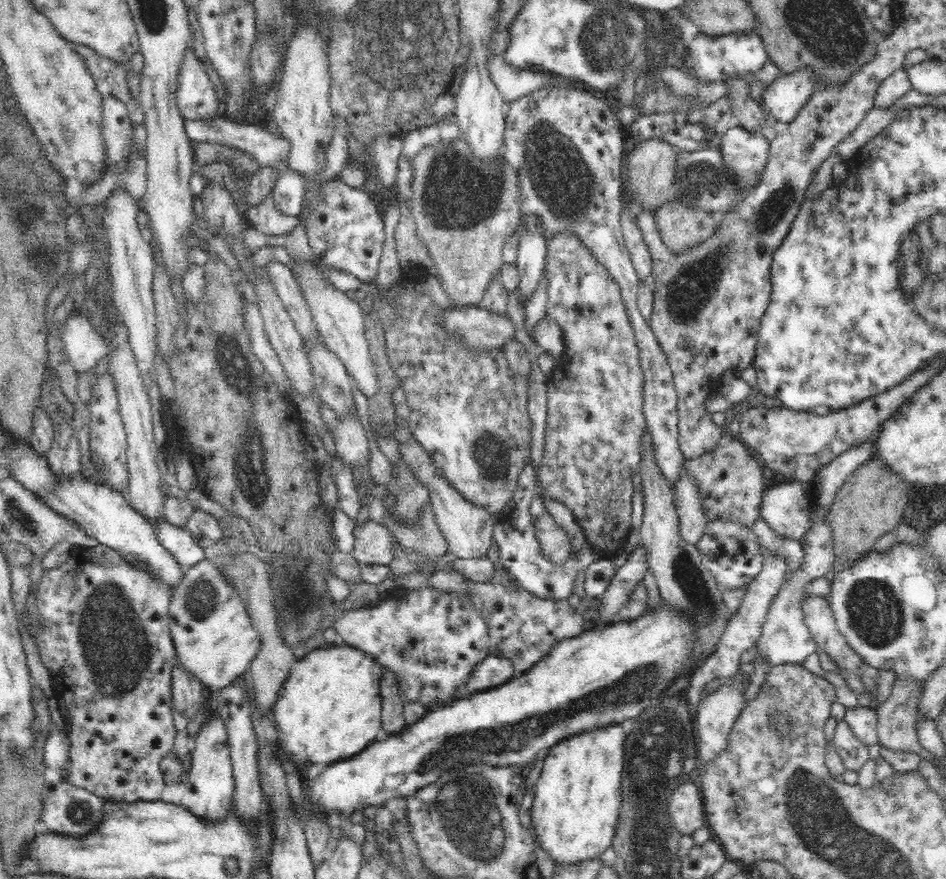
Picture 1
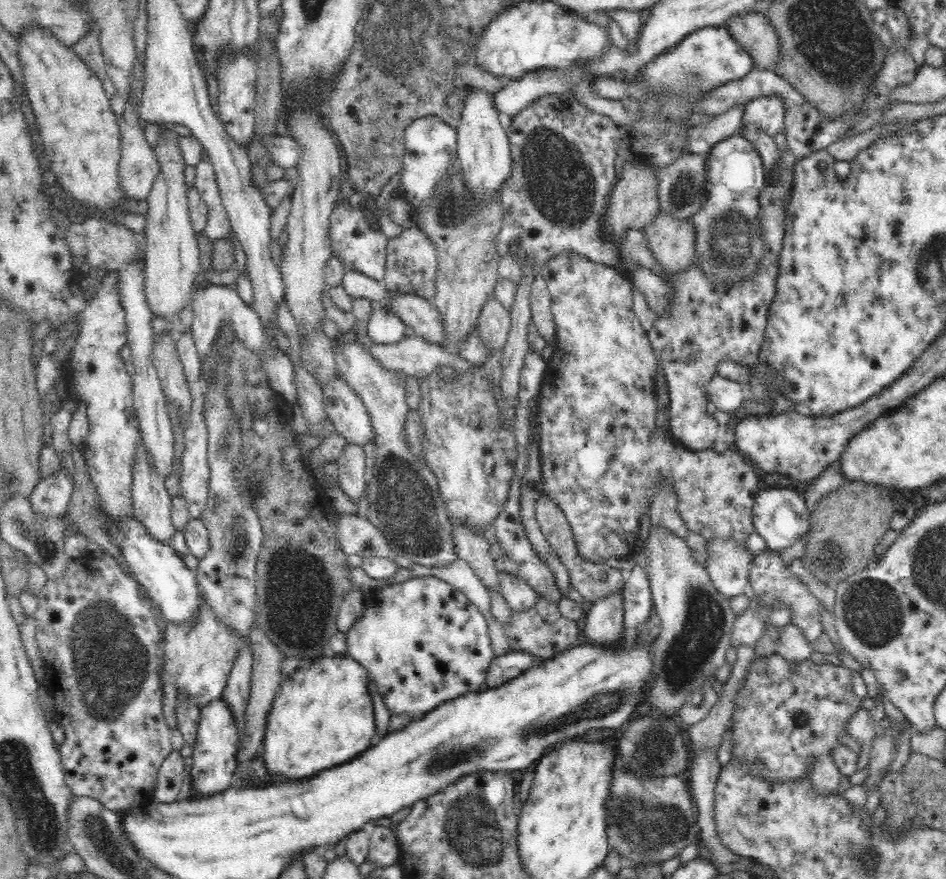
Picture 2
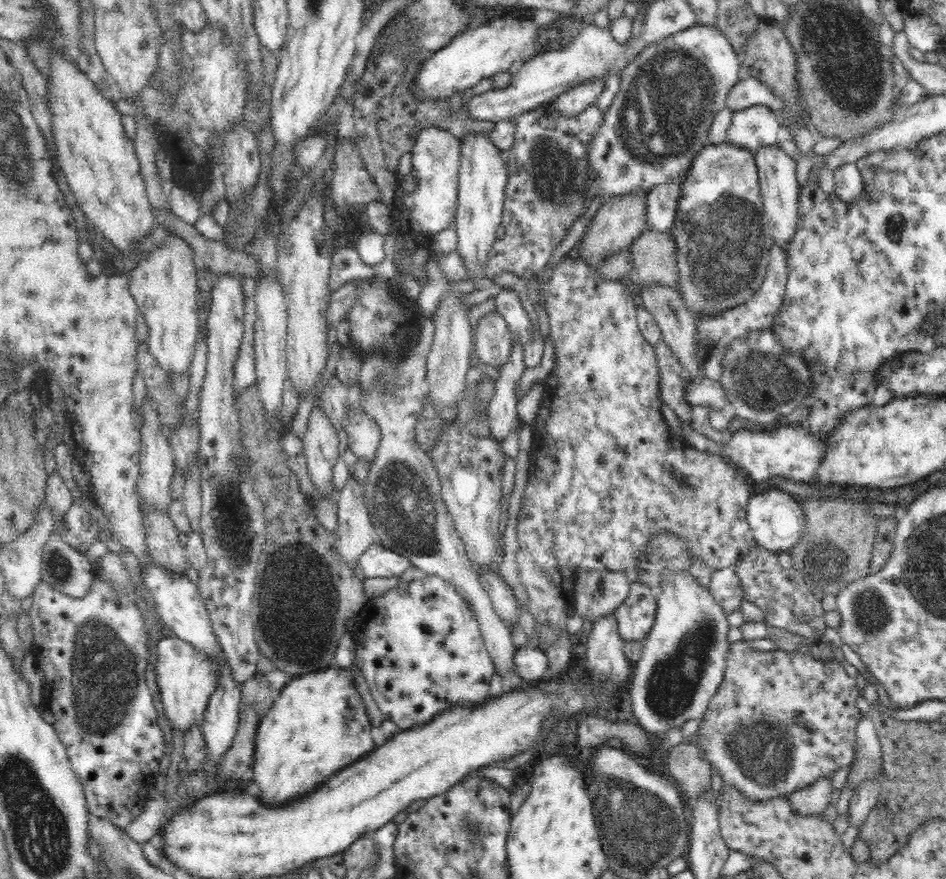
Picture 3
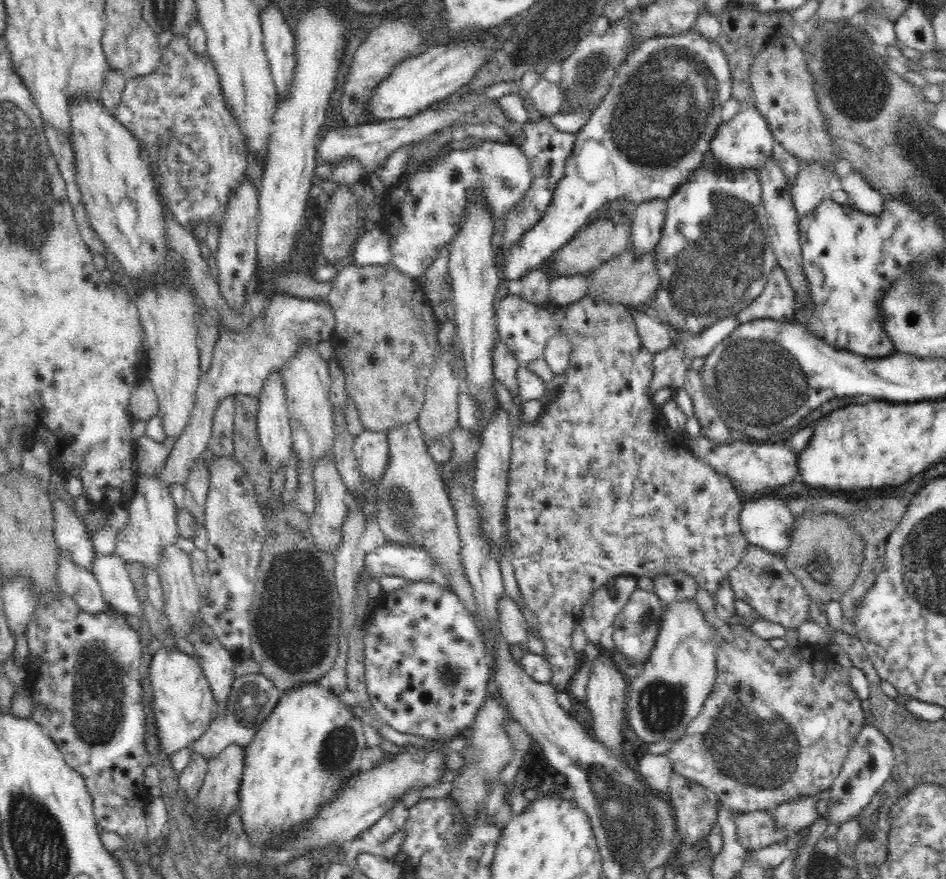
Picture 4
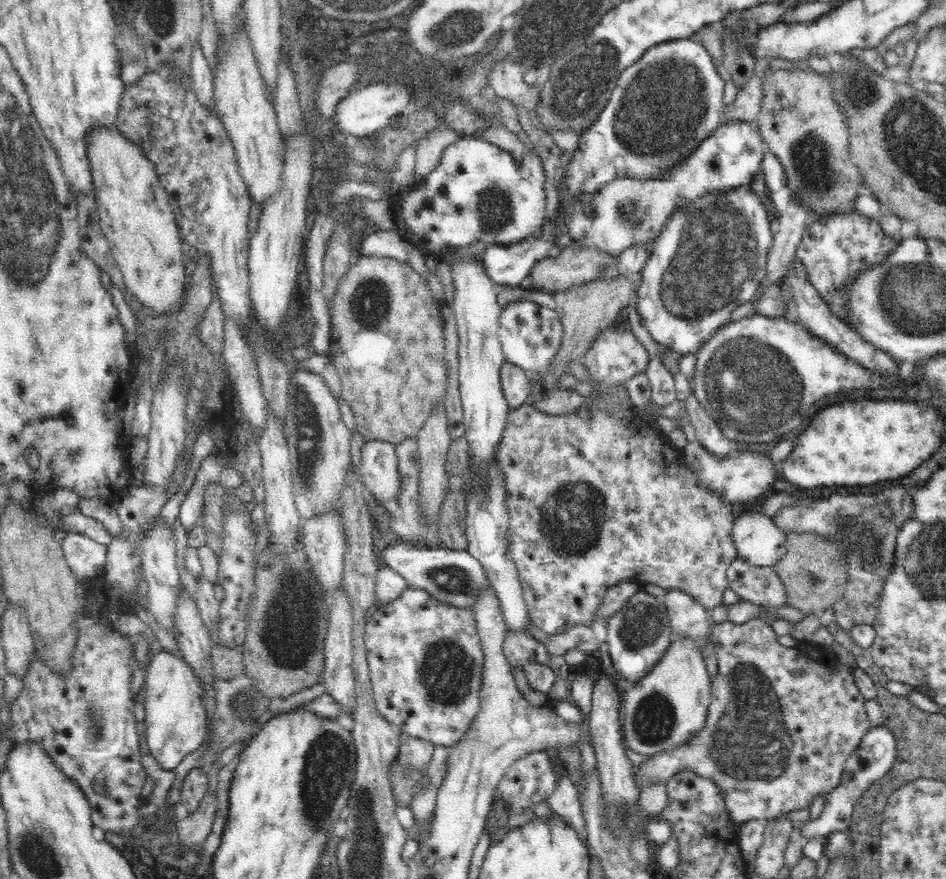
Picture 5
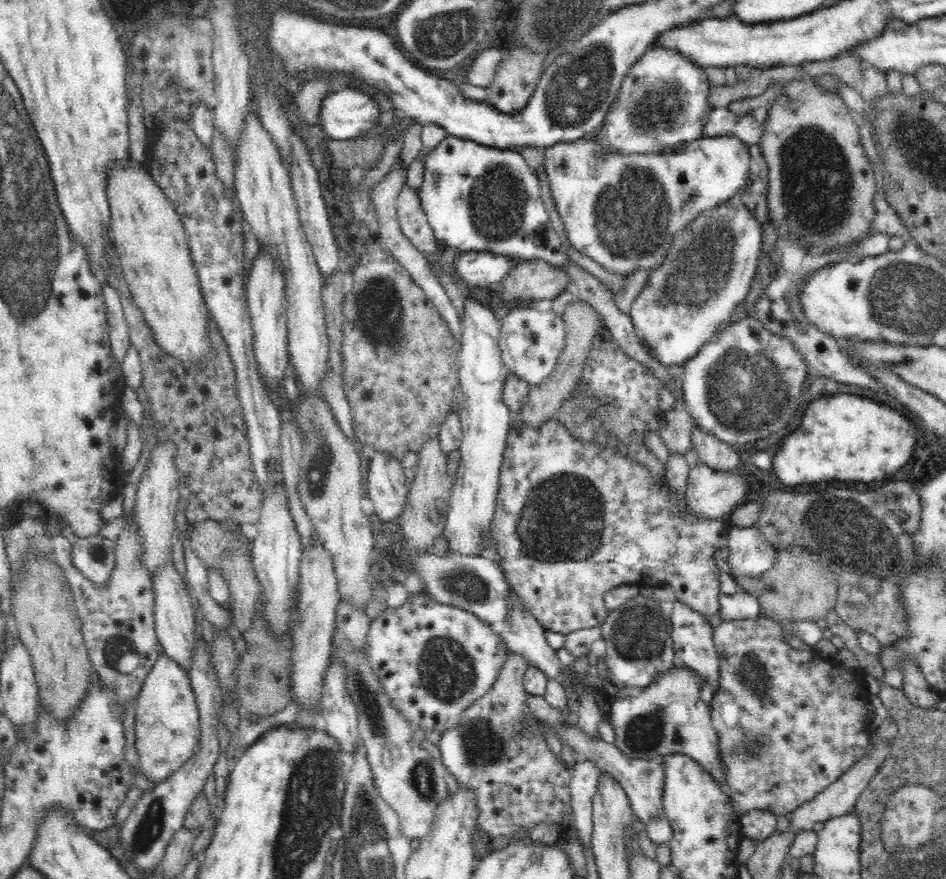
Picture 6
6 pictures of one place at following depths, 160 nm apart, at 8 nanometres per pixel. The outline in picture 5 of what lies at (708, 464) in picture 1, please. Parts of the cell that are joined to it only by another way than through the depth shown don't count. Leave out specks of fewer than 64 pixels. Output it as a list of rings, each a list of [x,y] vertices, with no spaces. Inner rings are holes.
[[[617,320],[600,328],[594,334],[594,340],[590,342],[590,346],[586,346],[580,361],[586,367],[586,381],[592,385],[592,394],[584,397],[584,402],[578,408],[566,410],[560,414],[540,413],[524,402],[516,408],[509,407],[499,443],[500,468],[504,475],[504,481],[506,481],[506,493],[508,493],[506,501],[508,501],[510,510],[510,551],[512,551],[517,567],[518,581],[522,587],[522,599],[524,599],[529,619],[539,630],[551,636],[563,634],[578,624],[591,626],[593,623],[592,614],[594,614],[598,602],[610,586],[618,584],[621,580],[636,581],[641,585],[654,583],[664,589],[683,588],[690,591],[690,594],[707,610],[712,610],[715,606],[723,604],[722,595],[729,588],[727,571],[732,566],[732,562],[739,558],[738,546],[736,546],[733,537],[734,524],[737,520],[734,516],[733,505],[724,495],[710,489],[710,485],[702,484],[698,473],[694,472],[685,461],[682,449],[671,443],[666,428],[660,430],[653,419],[650,423],[650,421],[646,422],[640,417],[635,417],[638,409],[632,404],[630,406],[630,402],[624,402],[624,400],[630,400],[628,383],[637,374],[643,376],[648,370],[650,351],[644,346],[639,336],[636,336],[629,323]]]

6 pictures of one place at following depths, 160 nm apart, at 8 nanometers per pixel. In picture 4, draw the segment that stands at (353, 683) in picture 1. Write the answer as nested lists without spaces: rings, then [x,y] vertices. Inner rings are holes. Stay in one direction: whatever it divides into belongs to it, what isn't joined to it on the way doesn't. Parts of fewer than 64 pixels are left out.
[[[325,678],[306,680],[281,694],[270,718],[260,724],[250,744],[245,746],[244,776],[238,792],[241,797],[241,820],[245,832],[250,834],[251,846],[260,848],[272,832],[288,830],[312,818],[316,808],[332,798],[342,782],[360,771],[362,752],[368,744],[362,731],[363,721],[354,715],[352,707],[332,690]]]

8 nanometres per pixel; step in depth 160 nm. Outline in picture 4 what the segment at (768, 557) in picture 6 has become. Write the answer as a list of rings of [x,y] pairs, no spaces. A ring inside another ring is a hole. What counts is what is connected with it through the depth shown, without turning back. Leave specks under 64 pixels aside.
[[[778,496],[757,498],[745,504],[740,516],[748,542],[776,555],[783,555],[789,548],[796,520],[789,500]]]

